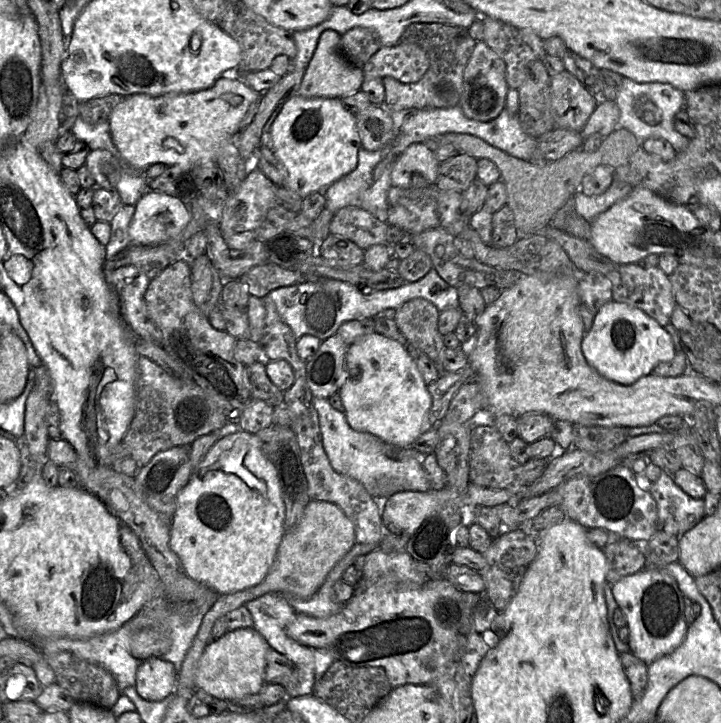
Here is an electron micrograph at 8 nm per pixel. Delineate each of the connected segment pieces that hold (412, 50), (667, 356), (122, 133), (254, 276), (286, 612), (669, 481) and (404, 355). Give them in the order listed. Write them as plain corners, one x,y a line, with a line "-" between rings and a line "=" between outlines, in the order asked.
399,41
394,46
381,46
362,71
364,77
393,77
403,83
416,83
428,67
428,57
420,46
=
615,301
606,303
596,313
593,325
585,334
581,346
587,362
601,376
621,385
632,385
641,377
650,375
659,363
672,360
676,353
672,336
656,320
640,309
=
228,74
216,80
211,87
194,92
160,96
146,94
125,96
109,117
111,137
123,162
135,171
142,172
143,175
147,167
156,163
192,170
202,163
217,161
222,141
235,138
241,131
241,121
250,105
261,98
261,94
263,93
253,90
241,78
=
265,263
263,265
253,267
240,278
242,282
247,284
250,296
261,299
265,298
270,292
277,288
292,286
303,281
307,281
307,279
313,278
306,278
295,270
284,269
272,263
=
266,593
254,600
248,601
246,607
249,609
254,628
265,638
271,648
285,655
296,667
295,678
278,677
274,681
265,684
282,684
288,697
298,697
313,693
315,680
315,663
313,649
304,646
287,635
287,626
294,620
296,612
281,593
=
662,471
654,483
646,483
646,487
658,507
660,529
668,515
672,515
678,523
679,536
694,528
705,515
705,501
693,498
685,493
673,480
672,475
=
372,333
353,342
346,353
347,374
338,391
349,426
400,447
409,447
433,426
429,422
432,397
405,346

